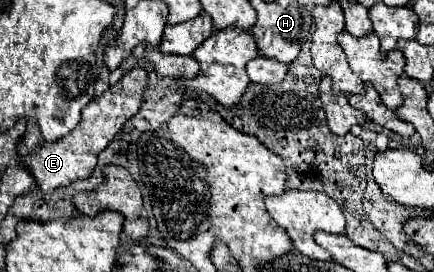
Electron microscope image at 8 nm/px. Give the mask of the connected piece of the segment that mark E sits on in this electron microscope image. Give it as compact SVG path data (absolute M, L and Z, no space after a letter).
M134 67L132 71L124 73L124 77L116 85L110 85L108 91L104 91L100 97L92 99L92 103L86 107L86 111L82 111L82 121L66 137L62 137L54 143L44 141L36 121L28 121L26 135L18 145L18 153L22 155L22 161L26 163L28 171L34 175L38 187L42 191L54 191L60 185L90 177L96 167L96 155L114 139L114 135L122 129L122 125L132 115L138 113L146 85L148 85L146 69Z

